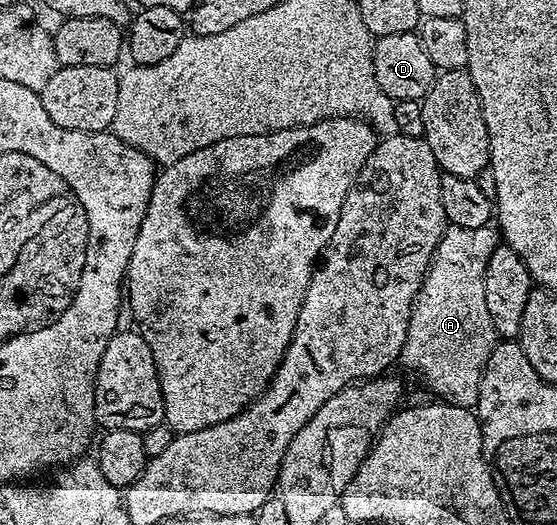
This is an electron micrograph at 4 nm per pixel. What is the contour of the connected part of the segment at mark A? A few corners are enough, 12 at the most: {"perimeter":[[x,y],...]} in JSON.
{"perimeter":[[490,227],[443,232],[400,365],[477,406],[496,344]]}

